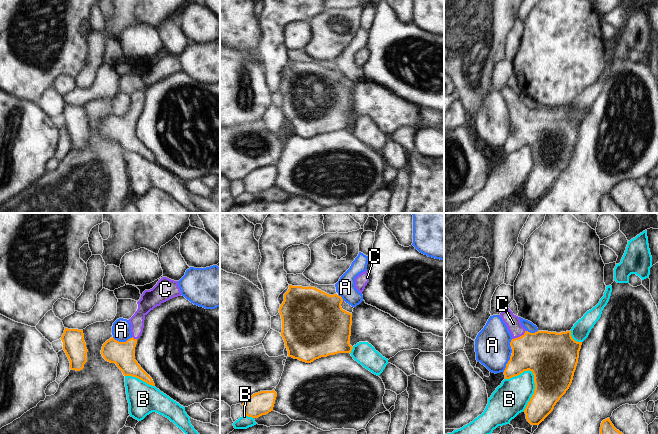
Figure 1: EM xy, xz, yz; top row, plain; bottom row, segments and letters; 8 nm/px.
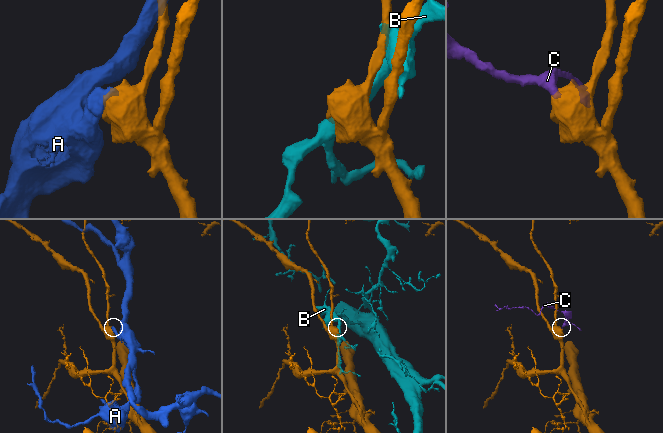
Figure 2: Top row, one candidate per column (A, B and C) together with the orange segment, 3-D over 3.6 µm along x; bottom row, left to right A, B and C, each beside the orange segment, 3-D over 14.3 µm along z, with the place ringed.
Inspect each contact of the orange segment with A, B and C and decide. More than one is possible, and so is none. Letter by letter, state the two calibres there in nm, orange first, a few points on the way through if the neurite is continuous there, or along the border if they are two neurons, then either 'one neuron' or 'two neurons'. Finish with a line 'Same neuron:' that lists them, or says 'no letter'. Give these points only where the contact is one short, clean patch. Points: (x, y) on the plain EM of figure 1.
A: calibres 190 and 160 nm; border xy (112, 113), (119, 117), (126, 117), (132, 113); two neurons
B: calibres 340 and 280 nm; two neurons
C: calibres 360 and 120 nm; way yz (544, 129), (535, 127), (520, 112), (513, 99); one neuron
Same neuron: C

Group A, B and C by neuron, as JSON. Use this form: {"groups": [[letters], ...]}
{"groups": [["A"], ["B"], ["C"]]}

